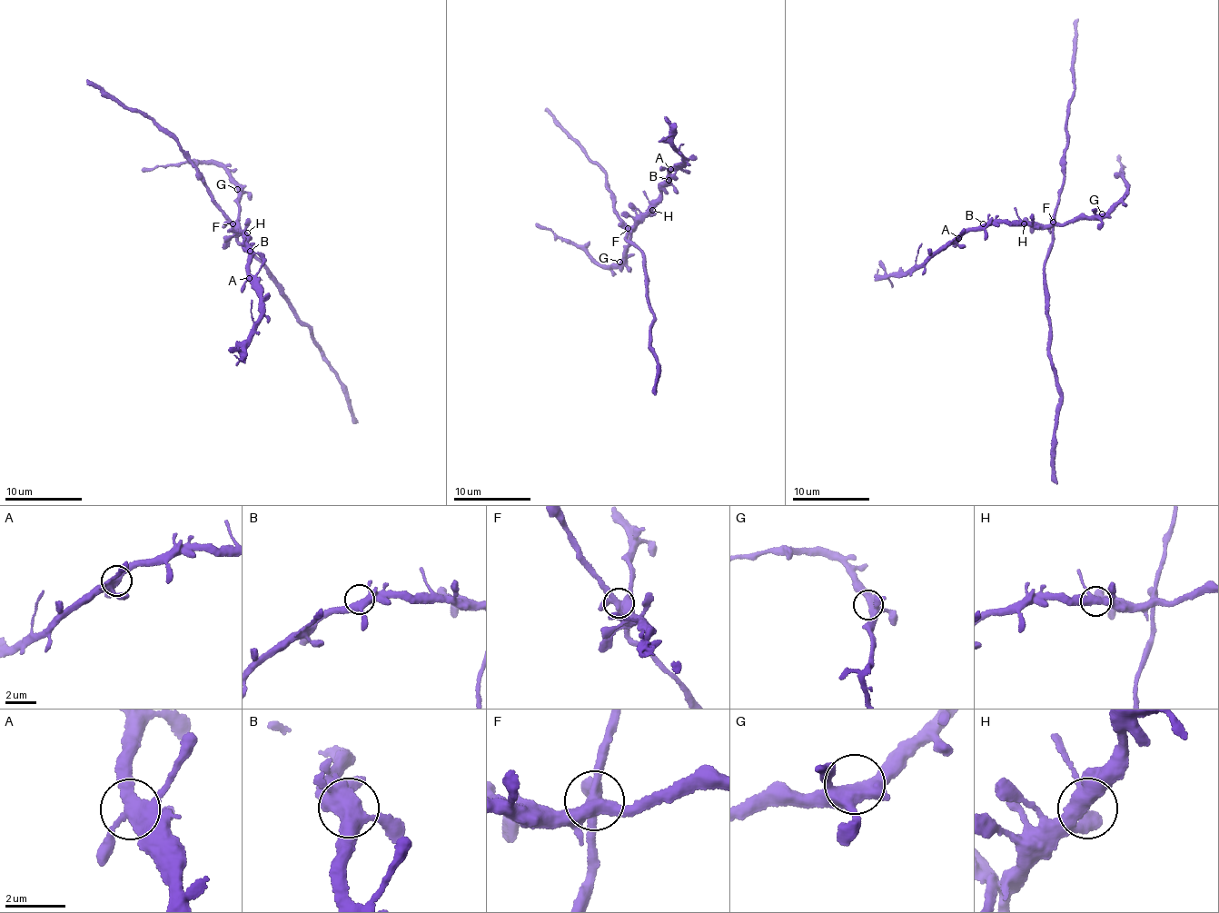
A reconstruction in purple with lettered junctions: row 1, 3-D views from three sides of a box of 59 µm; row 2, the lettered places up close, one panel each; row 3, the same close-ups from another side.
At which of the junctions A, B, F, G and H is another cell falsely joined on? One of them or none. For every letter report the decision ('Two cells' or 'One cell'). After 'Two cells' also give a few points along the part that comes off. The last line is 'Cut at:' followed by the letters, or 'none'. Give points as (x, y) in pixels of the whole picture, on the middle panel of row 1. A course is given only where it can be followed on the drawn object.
A: One cell
B: One cell
F: Two cells. Course of the part to remove: (629, 229), (625, 236), (643, 257), (644, 293), (654, 317), (649, 347), (658, 364), (656, 394)
G: One cell
H: One cell
Cut at: F

